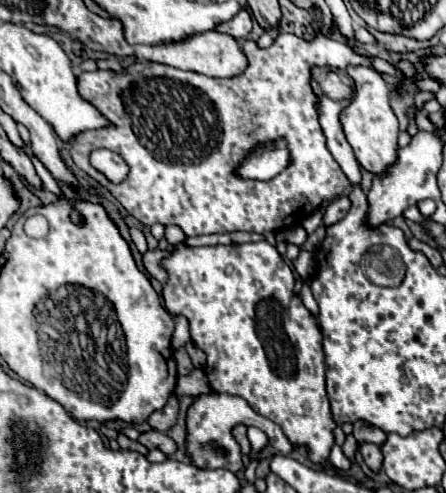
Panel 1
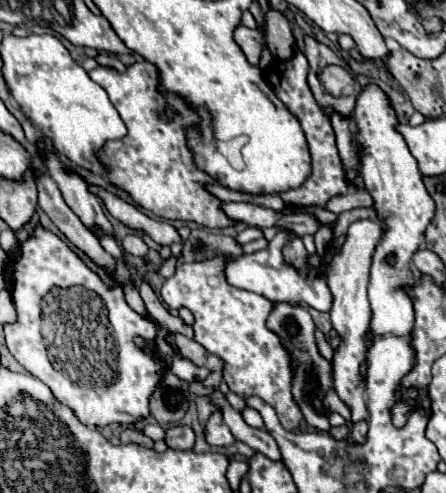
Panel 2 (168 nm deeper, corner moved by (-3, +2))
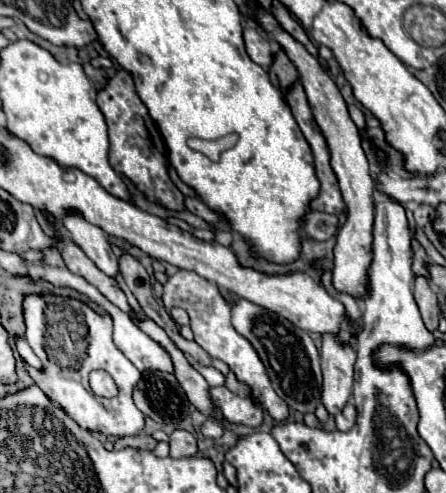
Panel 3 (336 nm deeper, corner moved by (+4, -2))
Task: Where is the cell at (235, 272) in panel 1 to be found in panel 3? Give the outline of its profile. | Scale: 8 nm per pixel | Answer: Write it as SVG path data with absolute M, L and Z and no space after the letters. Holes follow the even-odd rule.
M177 270L169 282L165 284L165 292L163 292L163 304L167 310L171 310L173 306L181 306L183 310L187 310L189 318L191 318L191 330L195 334L195 342L207 350L213 358L219 358L223 360L225 364L229 364L229 368L237 374L237 378L245 384L249 384L253 388L253 398L265 406L265 410L277 420L285 420L289 416L289 410L287 410L287 404L275 394L275 390L271 388L271 382L267 378L267 372L257 356L257 352L253 350L253 346L241 336L235 332L233 324L231 324L231 312L229 312L229 304L225 304L225 298L221 296L221 290L201 278L199 274L195 272L189 272L189 270Z

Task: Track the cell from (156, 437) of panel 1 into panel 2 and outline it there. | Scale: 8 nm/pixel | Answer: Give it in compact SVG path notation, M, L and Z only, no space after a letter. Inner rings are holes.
M174 426L166 430L166 444L174 450L190 450L194 446L194 432L190 426Z

